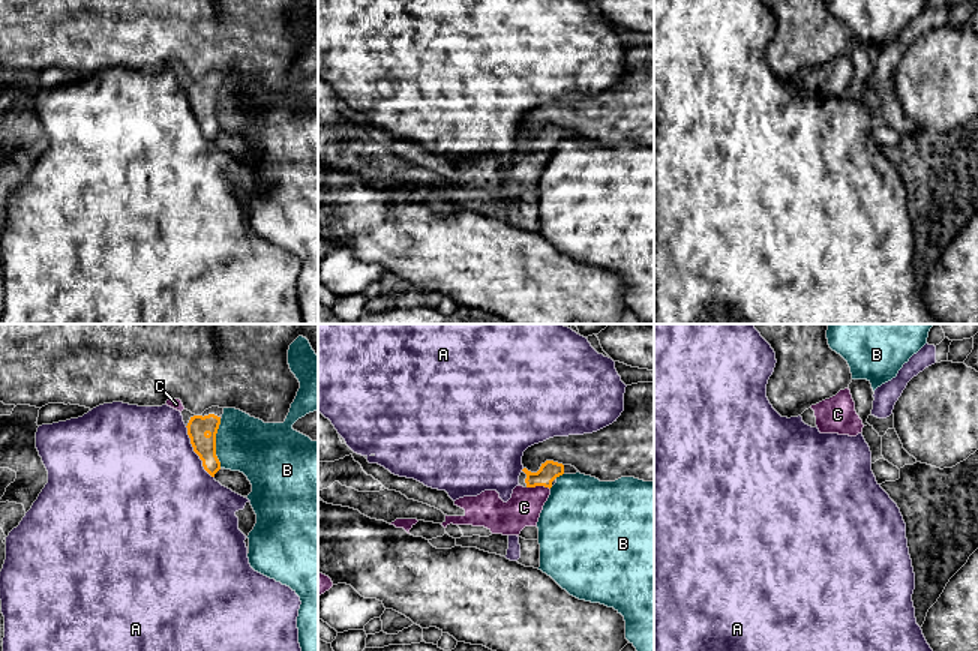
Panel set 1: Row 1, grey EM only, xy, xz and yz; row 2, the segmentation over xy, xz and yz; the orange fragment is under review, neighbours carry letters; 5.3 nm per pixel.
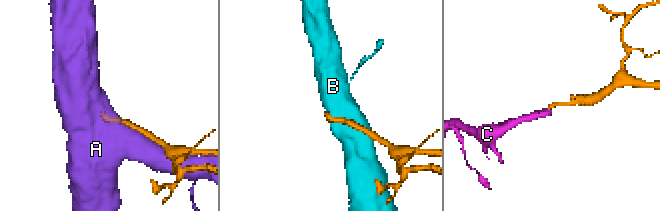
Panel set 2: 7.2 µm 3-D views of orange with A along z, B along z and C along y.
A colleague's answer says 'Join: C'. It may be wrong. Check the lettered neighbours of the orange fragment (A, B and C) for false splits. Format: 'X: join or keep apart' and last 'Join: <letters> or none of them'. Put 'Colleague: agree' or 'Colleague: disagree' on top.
Colleague: agree
A: keep apart
B: keep apart
C: join
Join: C

